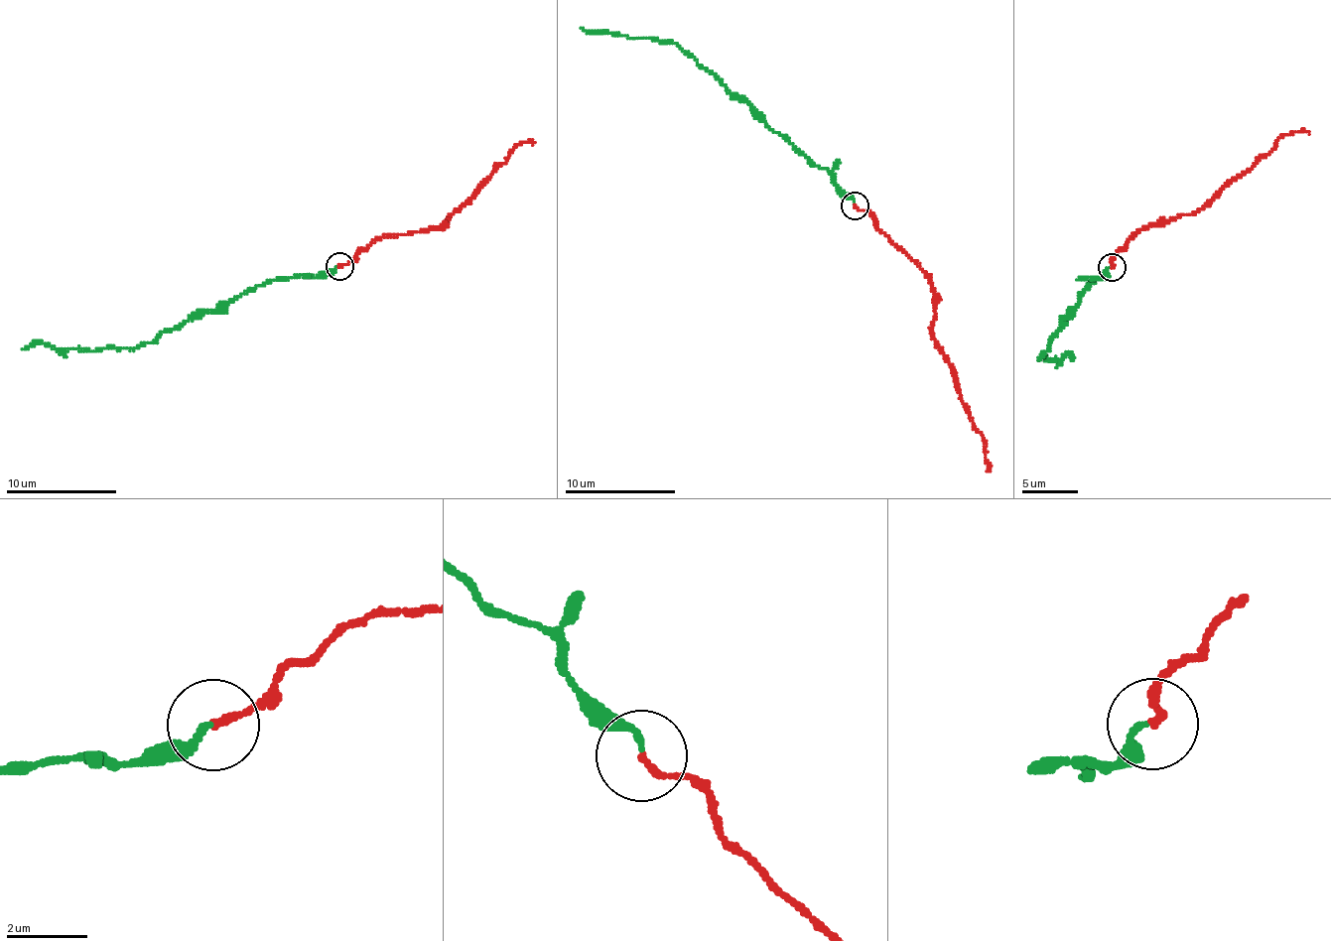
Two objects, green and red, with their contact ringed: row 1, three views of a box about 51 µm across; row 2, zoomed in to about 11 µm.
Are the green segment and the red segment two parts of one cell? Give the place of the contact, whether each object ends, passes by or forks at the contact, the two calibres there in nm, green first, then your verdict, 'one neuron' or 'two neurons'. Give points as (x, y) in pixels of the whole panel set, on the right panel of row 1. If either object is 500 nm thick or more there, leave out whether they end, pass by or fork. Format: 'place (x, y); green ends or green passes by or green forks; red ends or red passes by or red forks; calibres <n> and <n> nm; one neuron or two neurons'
place (1112, 267); green ends; red ends; calibres 160 and 170 nm; one neuron

